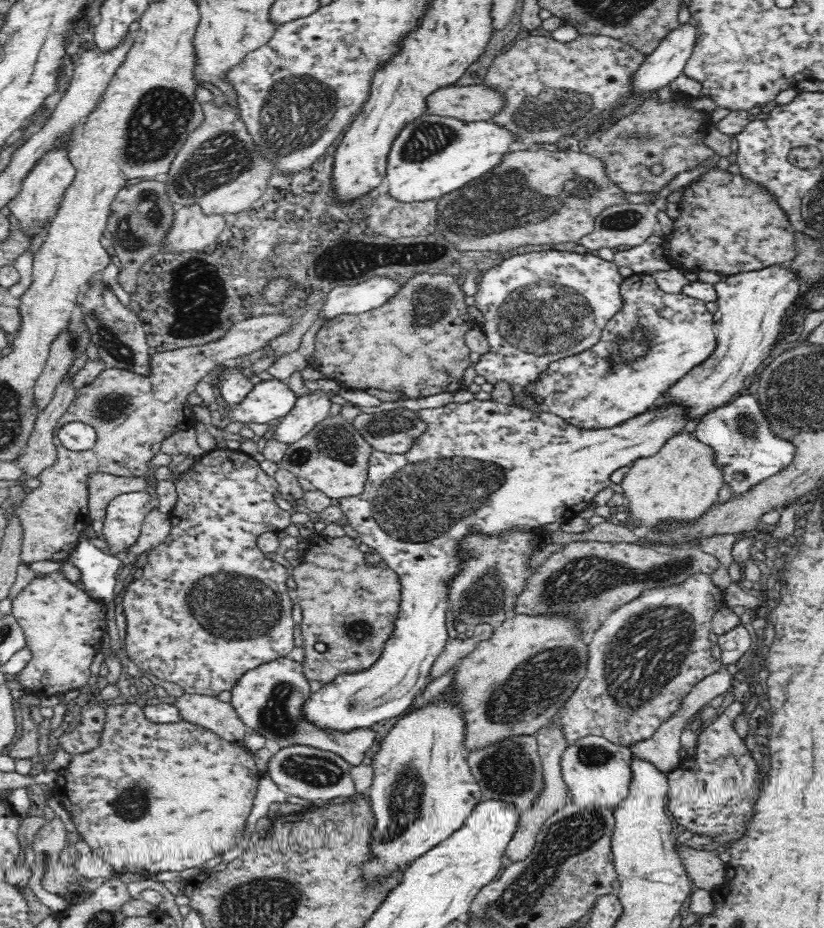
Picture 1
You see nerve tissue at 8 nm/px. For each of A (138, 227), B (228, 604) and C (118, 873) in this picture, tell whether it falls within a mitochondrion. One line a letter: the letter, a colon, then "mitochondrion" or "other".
A: mitochondrion
B: mitochondrion
C: other

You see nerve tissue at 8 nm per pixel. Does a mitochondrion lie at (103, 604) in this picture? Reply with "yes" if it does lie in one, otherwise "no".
no

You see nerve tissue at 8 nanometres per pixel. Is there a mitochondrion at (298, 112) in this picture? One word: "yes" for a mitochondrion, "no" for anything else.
yes

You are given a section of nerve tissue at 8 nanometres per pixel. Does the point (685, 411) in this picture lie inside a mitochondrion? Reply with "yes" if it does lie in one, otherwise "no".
no

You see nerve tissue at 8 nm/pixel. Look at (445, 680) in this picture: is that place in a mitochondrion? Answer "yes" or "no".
no

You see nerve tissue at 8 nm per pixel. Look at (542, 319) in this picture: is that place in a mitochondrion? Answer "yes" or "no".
yes

